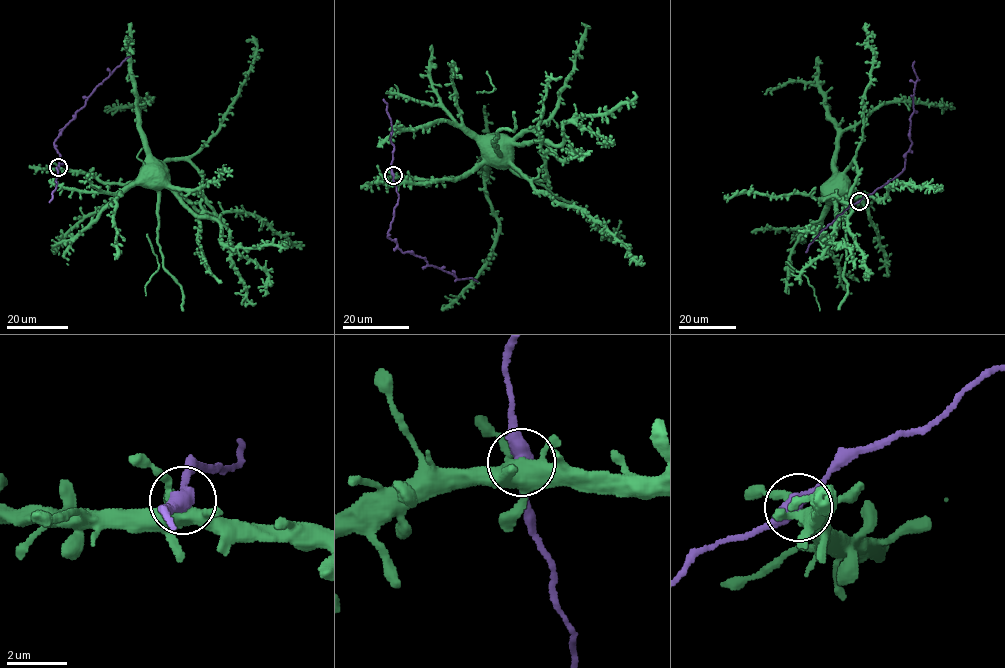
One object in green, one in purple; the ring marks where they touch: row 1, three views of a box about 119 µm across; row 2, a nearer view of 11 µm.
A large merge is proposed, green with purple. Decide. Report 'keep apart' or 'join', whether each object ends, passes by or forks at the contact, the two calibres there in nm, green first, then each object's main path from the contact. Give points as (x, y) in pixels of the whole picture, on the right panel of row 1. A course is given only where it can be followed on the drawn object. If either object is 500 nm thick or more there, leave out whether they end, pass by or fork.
join; green forks; purple passes by; calibres 440 and 400 nm; course green (860, 201), (847, 193), (841, 201), (821, 199), (835, 195), (848, 205), (830, 245), (803, 269), (799, 283); course purple (859, 201), (904, 168), (911, 144), (910, 116), (917, 79), (914, 61)

